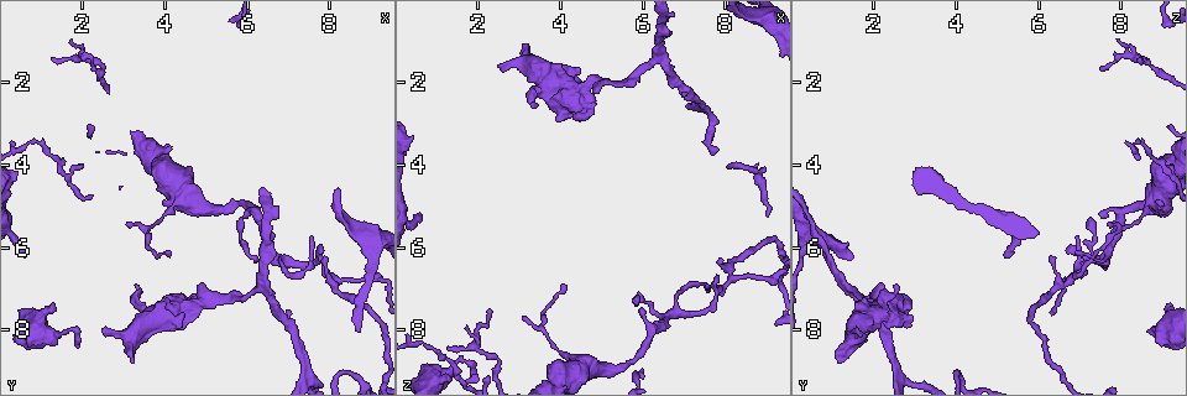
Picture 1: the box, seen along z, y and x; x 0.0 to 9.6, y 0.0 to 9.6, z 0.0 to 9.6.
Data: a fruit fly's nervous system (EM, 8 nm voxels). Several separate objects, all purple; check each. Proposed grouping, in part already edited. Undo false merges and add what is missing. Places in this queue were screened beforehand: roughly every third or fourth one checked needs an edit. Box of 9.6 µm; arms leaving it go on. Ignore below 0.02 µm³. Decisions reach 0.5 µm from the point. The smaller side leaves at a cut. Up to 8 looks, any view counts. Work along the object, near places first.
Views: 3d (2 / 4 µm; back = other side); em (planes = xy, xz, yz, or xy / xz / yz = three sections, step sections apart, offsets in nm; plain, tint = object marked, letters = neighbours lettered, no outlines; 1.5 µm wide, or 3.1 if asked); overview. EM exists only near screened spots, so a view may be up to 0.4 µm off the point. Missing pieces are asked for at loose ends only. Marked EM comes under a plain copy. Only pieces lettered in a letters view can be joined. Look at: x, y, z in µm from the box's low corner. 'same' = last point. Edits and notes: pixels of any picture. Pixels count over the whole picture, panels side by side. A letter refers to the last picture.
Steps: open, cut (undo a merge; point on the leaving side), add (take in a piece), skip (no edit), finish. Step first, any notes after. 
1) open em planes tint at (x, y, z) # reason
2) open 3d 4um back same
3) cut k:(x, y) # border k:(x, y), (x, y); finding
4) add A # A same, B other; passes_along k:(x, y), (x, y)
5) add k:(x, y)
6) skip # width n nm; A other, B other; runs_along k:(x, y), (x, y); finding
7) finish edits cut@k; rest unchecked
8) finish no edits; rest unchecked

open 3d 2um at (7.75, 6.20, 7.25) # abrupt turn

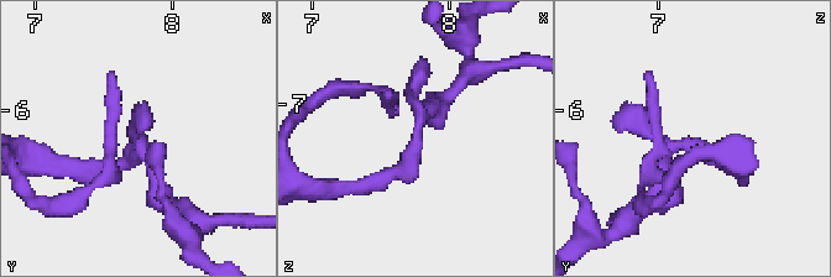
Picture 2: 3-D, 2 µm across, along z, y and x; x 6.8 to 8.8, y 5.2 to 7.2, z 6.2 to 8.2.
open em planes letters at (7.76, 6.28, 7.26)

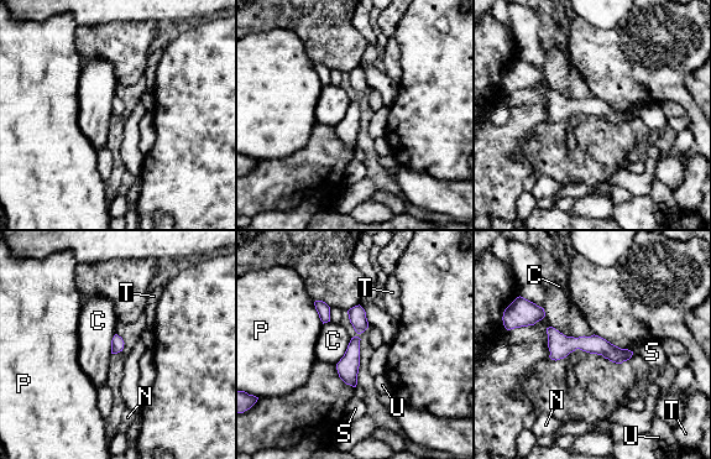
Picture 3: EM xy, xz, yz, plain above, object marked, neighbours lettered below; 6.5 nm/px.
skip # longest_contact C 200 nm; C other, N other, P other, S other, T other, U other; continuous, no second neuron

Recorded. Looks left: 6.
open 3d 4um at (3.20, 8.75, 1.15) # branch stops here

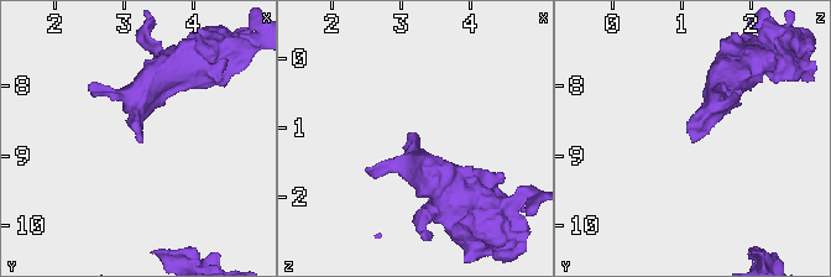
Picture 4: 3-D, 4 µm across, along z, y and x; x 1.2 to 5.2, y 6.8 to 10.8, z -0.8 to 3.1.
open em planes letters at (3.20, 8.85, 1.15)

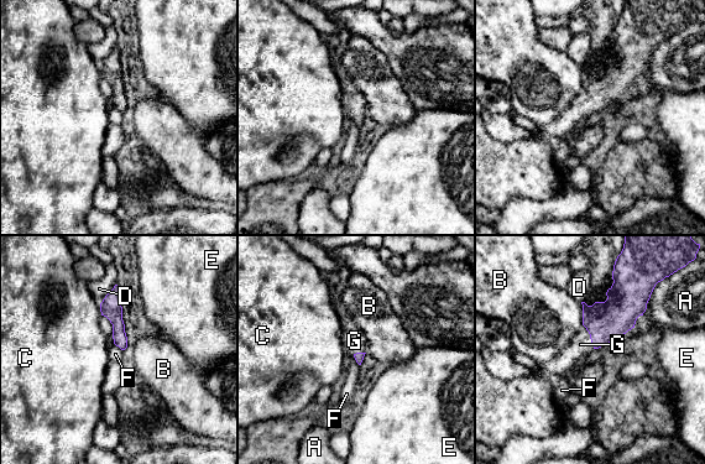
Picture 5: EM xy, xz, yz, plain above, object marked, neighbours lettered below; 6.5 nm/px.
add G # A other, B other, C other, D other, E other, F other, G same; passes_along 5:(607, 321), (590, 337), (580, 344); the neuron continues

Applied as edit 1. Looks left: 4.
open overview # see it whole again

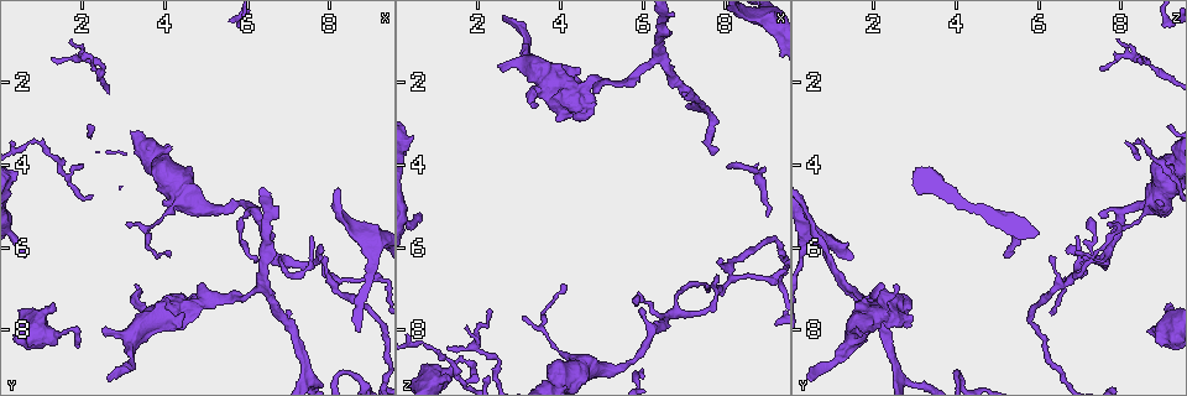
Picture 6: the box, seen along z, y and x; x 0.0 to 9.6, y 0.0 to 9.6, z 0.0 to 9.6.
open 3d 2um at (3.30, 6.95, 2.65) # free end

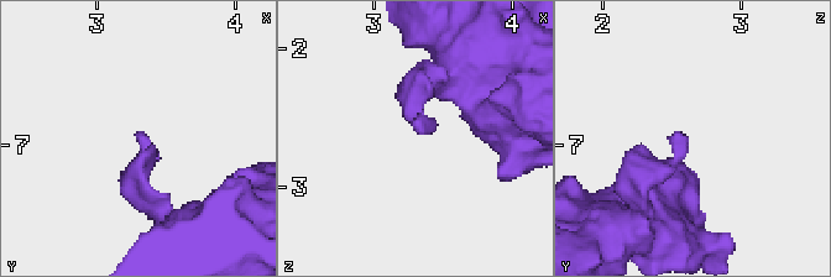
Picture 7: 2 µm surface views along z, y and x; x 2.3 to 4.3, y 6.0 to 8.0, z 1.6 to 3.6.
open em planes letters at (3.34, 6.94, 2.62)

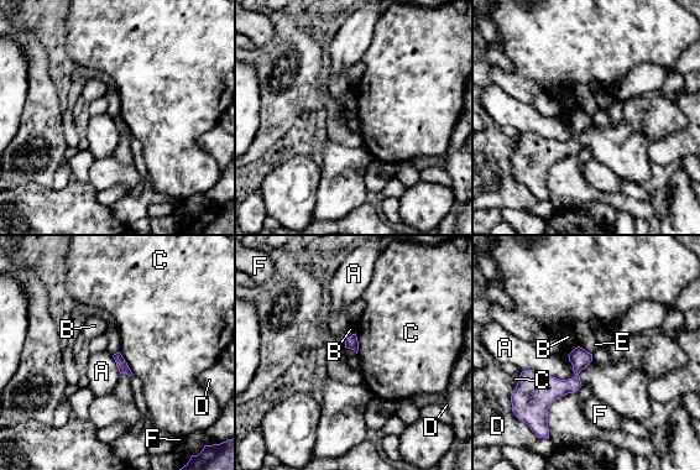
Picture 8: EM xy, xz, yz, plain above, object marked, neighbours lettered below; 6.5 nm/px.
skip # A other, B other, C other, D other, E other, F other; border 8:(579, 345), (591, 354); no lettered piece goes on from it

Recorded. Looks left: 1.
finish edits add@5; rest unchecked

